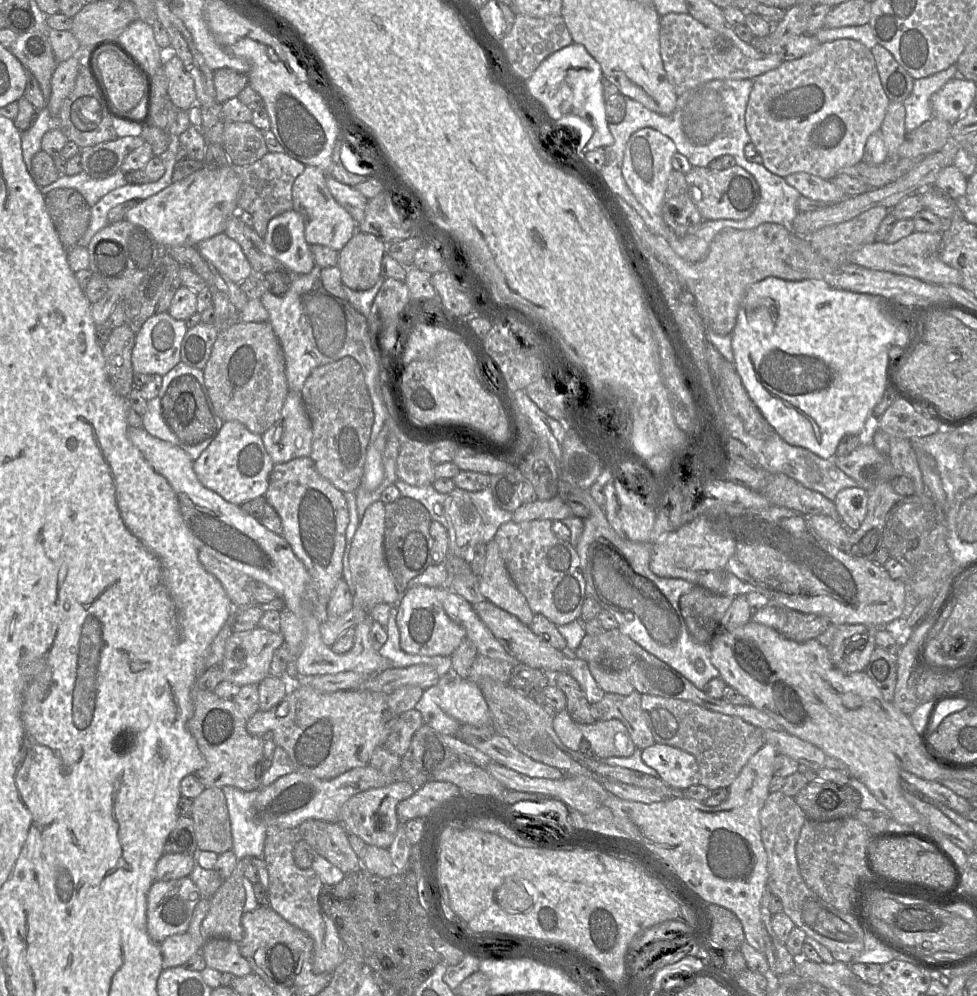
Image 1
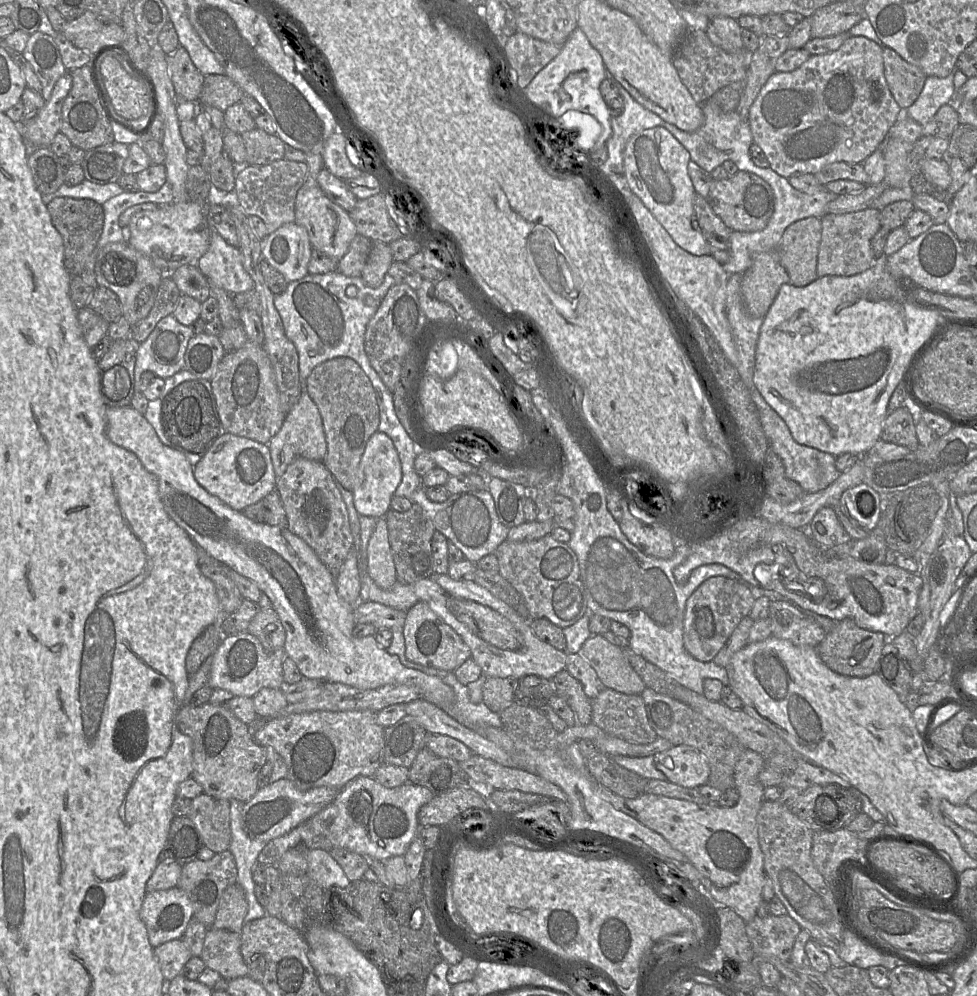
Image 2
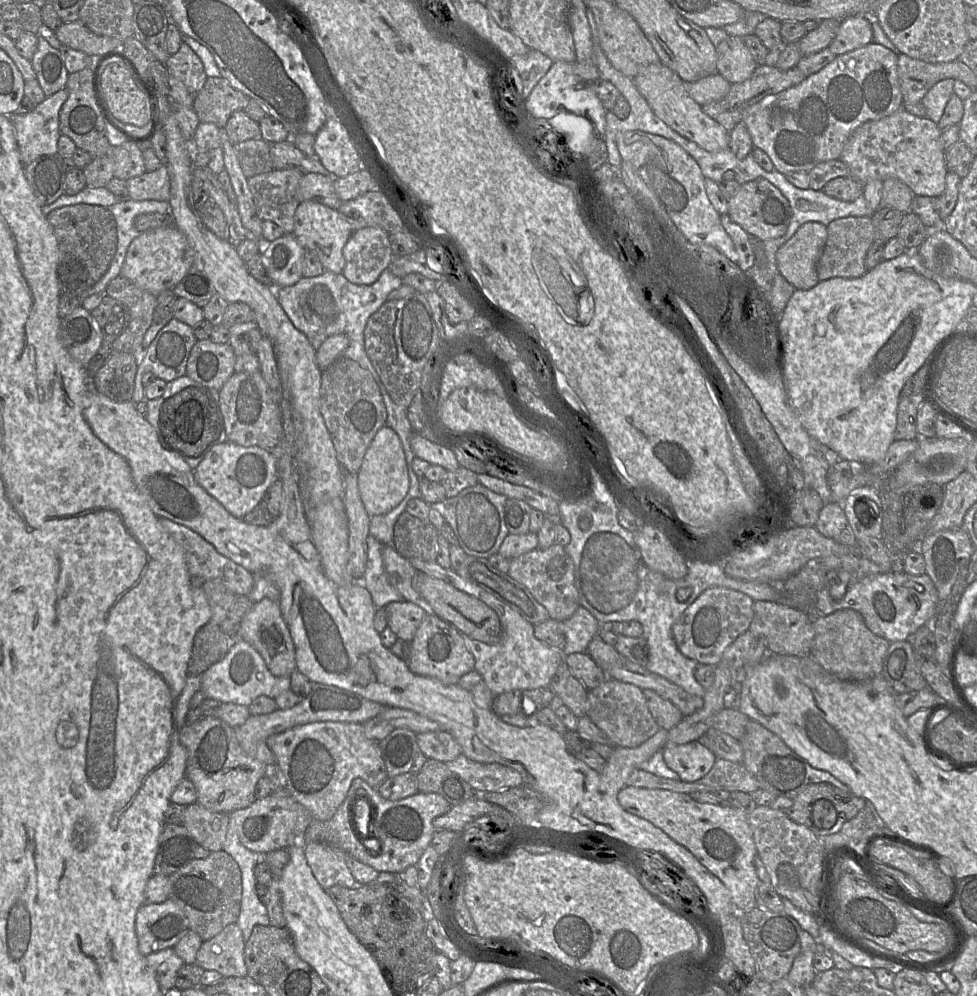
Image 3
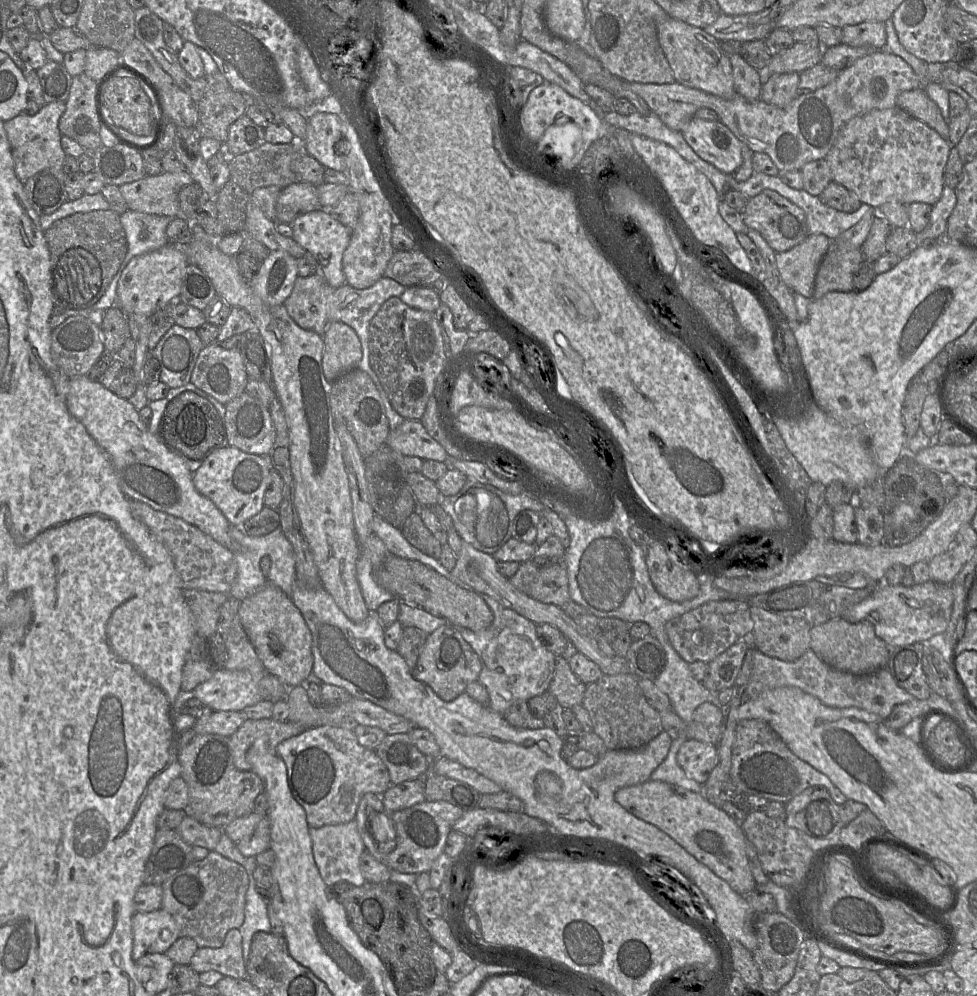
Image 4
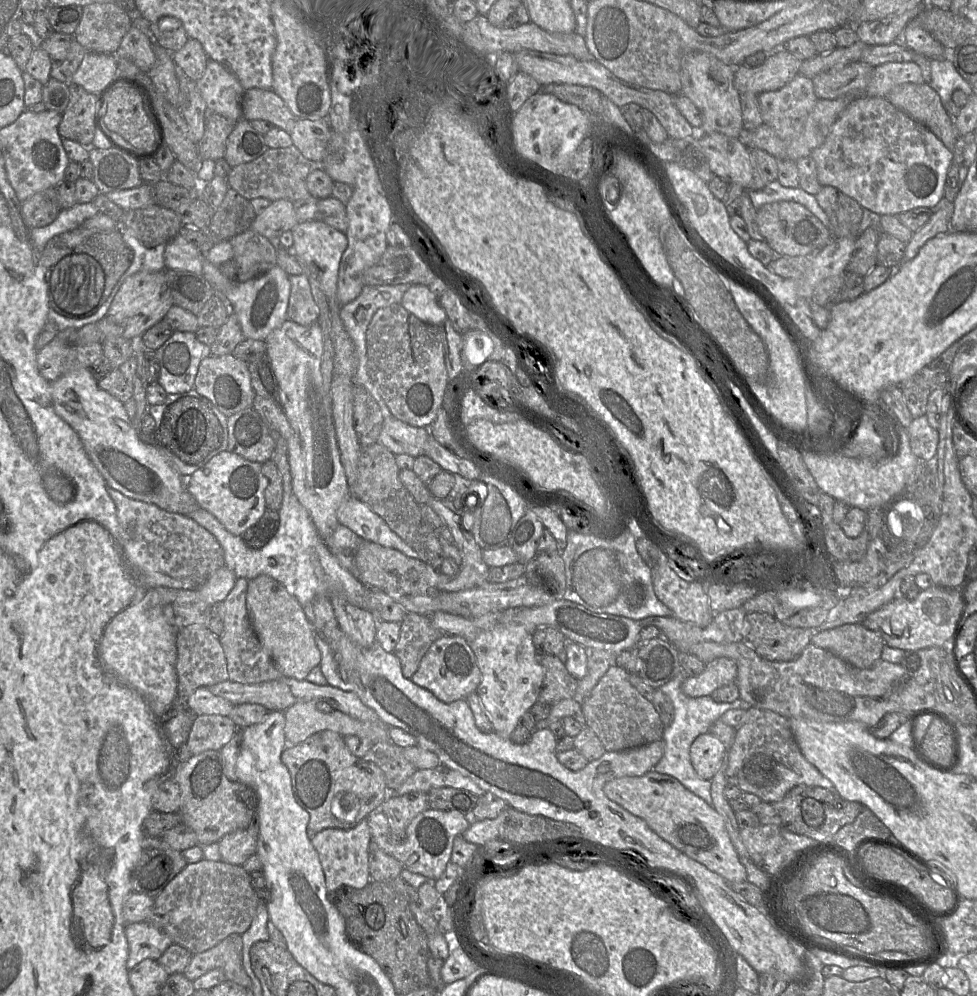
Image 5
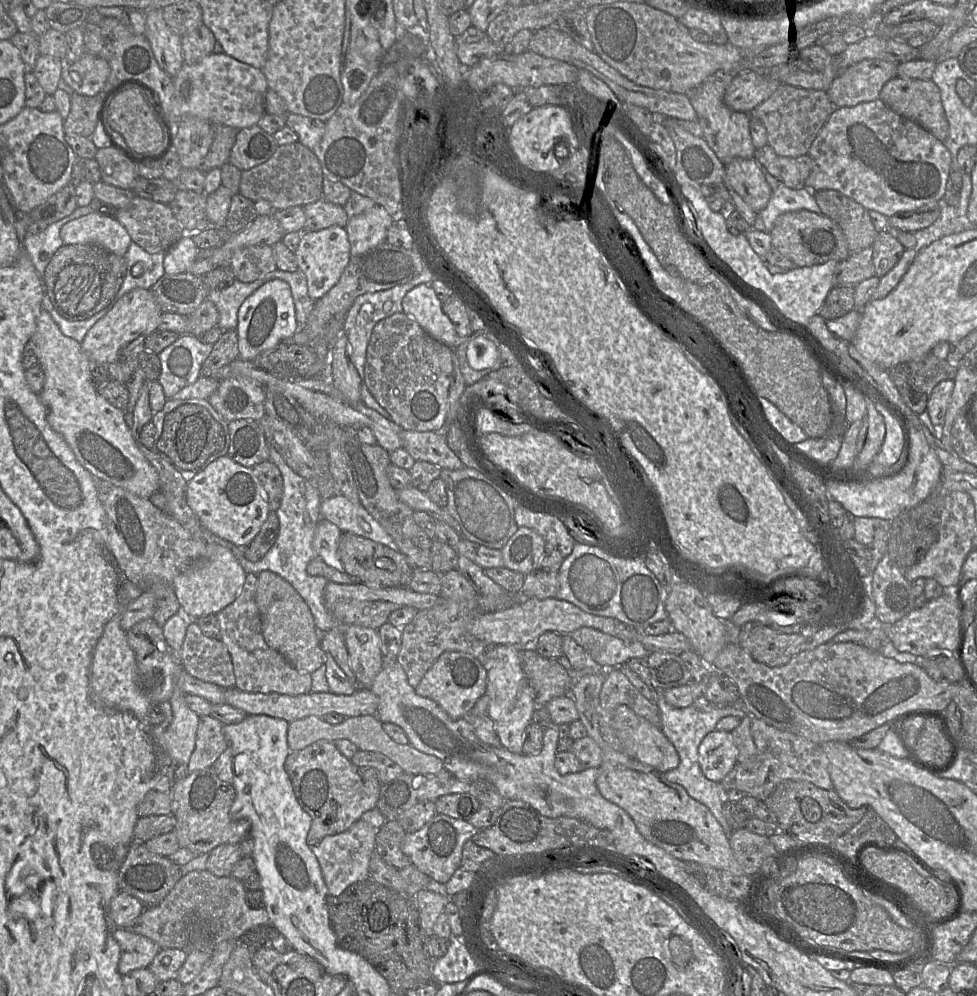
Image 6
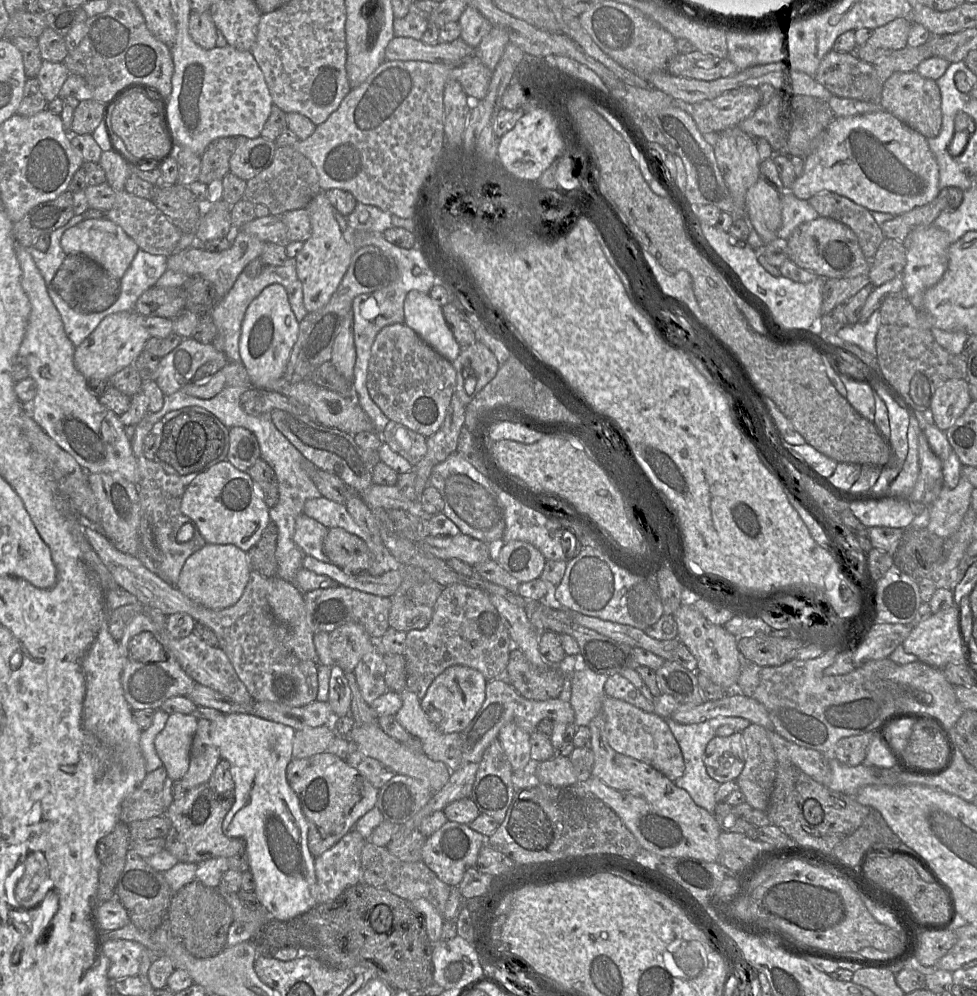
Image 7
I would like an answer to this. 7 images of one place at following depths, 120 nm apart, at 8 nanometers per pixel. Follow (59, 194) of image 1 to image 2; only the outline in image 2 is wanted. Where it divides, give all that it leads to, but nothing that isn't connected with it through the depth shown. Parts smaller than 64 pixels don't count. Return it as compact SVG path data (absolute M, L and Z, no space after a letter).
M56 197L47 205L51 221L60 233L64 244L64 265L71 276L80 276L97 248L104 225L102 205L91 199Z

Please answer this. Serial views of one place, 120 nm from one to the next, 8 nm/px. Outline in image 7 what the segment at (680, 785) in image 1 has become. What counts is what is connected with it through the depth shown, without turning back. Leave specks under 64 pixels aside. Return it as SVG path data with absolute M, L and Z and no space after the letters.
M741 732L713 737L705 748L703 762L707 774L719 783L736 780L745 765Z

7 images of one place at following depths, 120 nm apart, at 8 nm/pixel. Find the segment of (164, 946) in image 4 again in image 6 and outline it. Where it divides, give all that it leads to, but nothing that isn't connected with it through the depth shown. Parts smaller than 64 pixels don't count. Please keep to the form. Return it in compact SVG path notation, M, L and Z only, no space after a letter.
M124 927L115 928L113 936L121 949L118 964L118 972L121 976L132 970L148 967L161 950L151 939Z

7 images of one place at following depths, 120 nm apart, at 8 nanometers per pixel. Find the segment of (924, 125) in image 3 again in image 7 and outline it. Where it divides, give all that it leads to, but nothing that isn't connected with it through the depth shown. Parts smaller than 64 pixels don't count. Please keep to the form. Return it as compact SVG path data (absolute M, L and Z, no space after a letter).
M887 111L834 118L818 138L818 146L806 156L804 171L800 177L796 177L790 191L801 200L808 200L819 193L832 192L870 212L898 216L928 204L937 197L940 191L939 167L927 138Z

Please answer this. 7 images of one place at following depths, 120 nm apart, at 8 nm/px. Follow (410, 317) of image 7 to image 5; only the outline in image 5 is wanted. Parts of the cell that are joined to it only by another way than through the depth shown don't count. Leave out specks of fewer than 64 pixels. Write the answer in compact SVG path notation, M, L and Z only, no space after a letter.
M423 284L412 285L403 295L401 305L408 312L427 324L441 325L448 318L446 311L439 304L439 297L428 286Z

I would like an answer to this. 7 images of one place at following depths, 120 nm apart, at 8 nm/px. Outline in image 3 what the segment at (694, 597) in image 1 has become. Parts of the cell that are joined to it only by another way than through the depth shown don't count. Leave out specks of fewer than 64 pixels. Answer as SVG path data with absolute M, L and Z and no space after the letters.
M721 586L710 587L682 613L673 624L672 634L679 651L699 664L717 665L725 649L748 630L754 600L746 594Z

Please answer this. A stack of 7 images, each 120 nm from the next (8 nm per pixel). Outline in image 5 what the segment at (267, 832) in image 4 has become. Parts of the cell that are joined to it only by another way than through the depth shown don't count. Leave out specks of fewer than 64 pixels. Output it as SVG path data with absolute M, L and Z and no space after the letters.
M240 829L224 835L218 842L221 860L242 865L257 852L258 837L251 835L247 829Z

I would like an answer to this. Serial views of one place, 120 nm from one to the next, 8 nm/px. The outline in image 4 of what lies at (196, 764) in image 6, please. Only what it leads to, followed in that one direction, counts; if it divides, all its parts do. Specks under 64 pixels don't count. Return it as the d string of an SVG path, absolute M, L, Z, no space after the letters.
M213 711L196 720L195 734L218 734L230 737L246 720L241 711Z

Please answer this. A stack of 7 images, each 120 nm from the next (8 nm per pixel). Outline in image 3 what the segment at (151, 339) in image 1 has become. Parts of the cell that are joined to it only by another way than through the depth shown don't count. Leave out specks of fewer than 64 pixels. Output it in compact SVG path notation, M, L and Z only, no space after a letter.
M173 317L156 335L151 344L143 349L143 352L132 352L137 360L137 373L135 377L135 389L131 401L137 404L145 399L143 374L152 372L157 378L166 382L186 375L187 361L194 344L198 341L193 327Z

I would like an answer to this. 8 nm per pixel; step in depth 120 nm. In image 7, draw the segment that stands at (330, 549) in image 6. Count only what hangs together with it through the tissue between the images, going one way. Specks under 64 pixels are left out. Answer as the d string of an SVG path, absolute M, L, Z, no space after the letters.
M301 514L297 517L294 531L294 542L305 556L332 564L323 552L323 543L329 528L318 521Z

